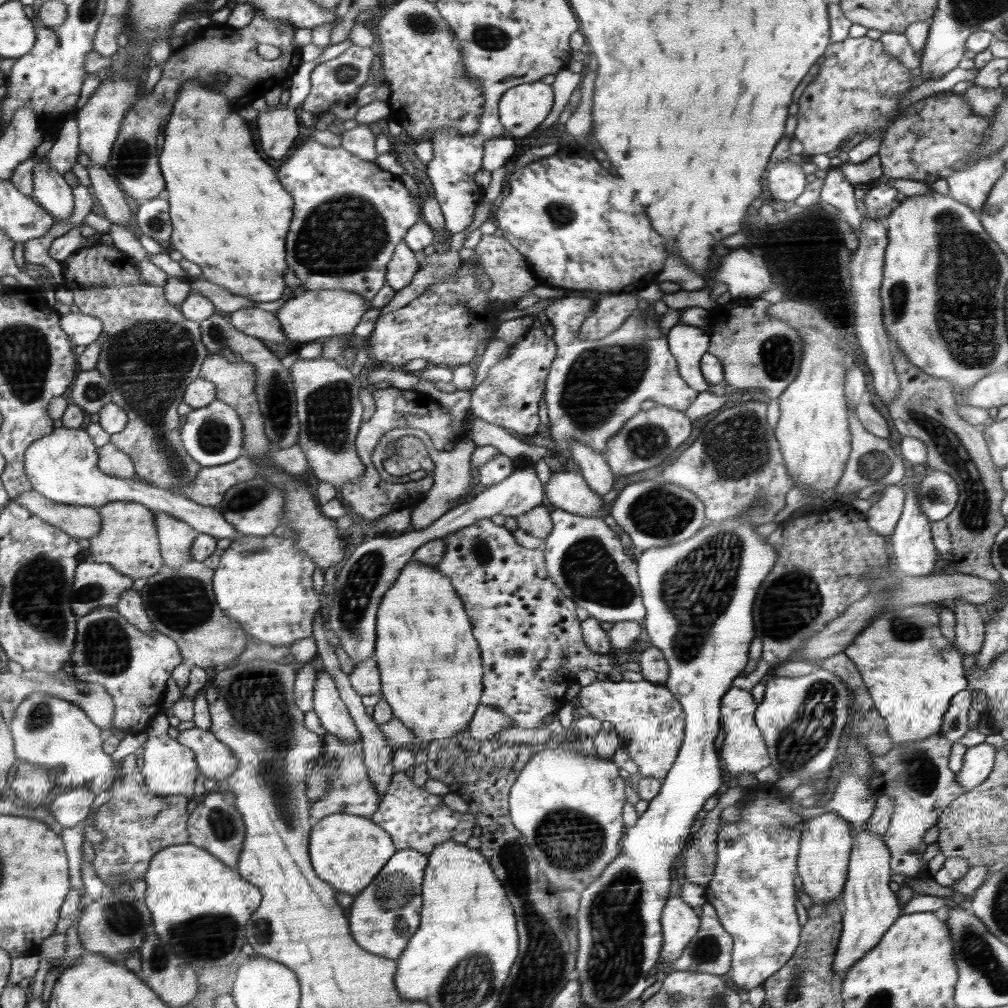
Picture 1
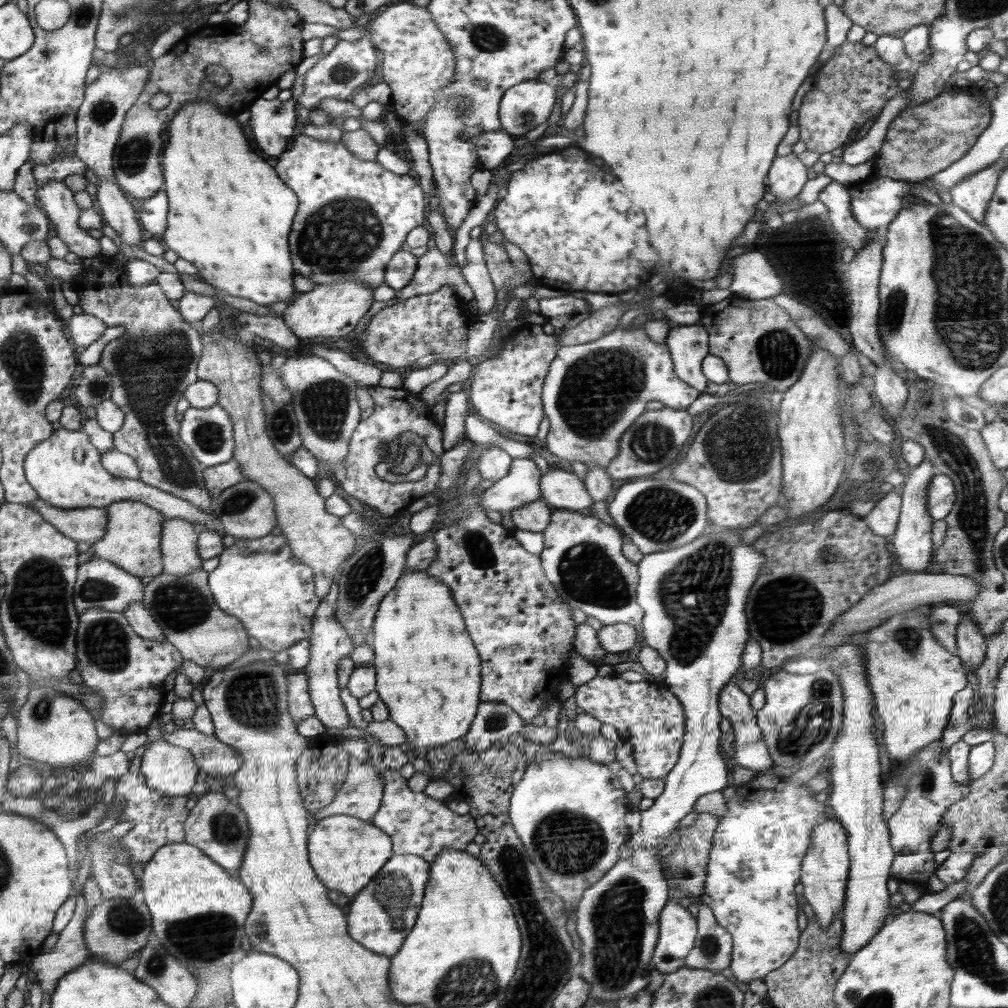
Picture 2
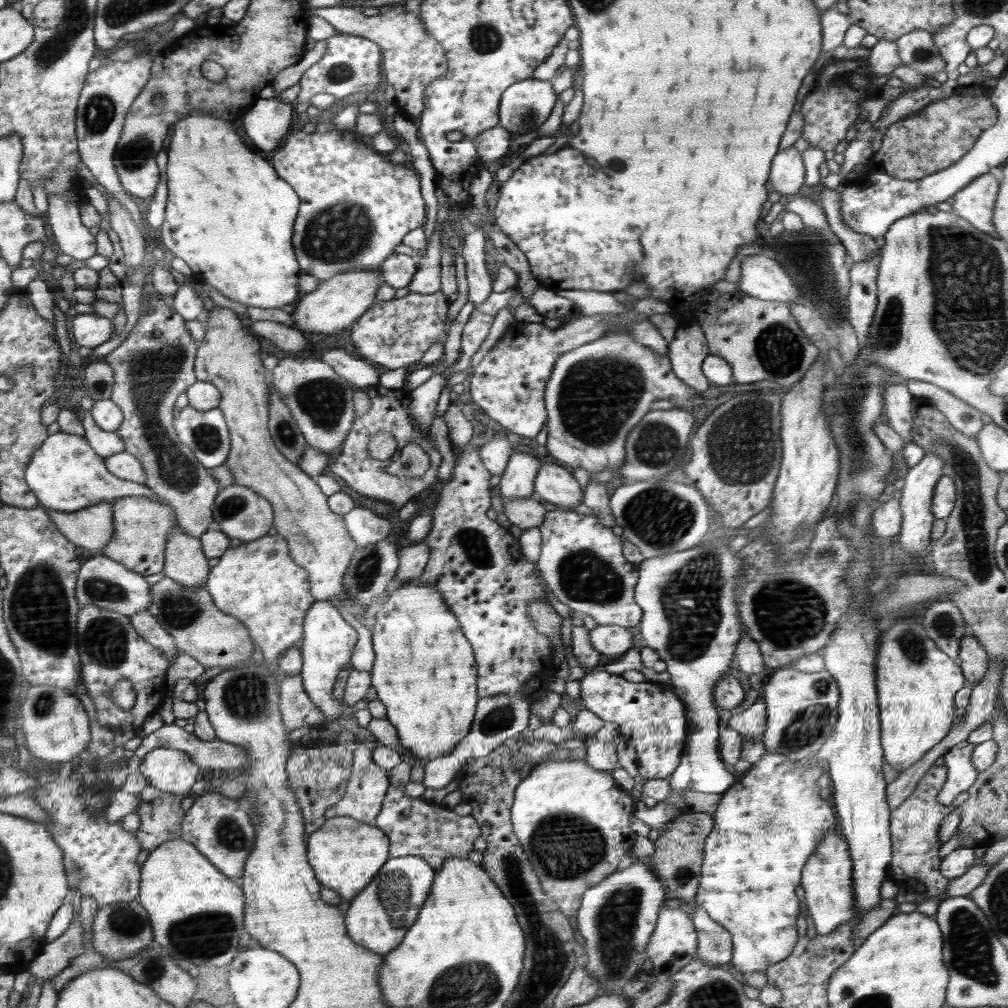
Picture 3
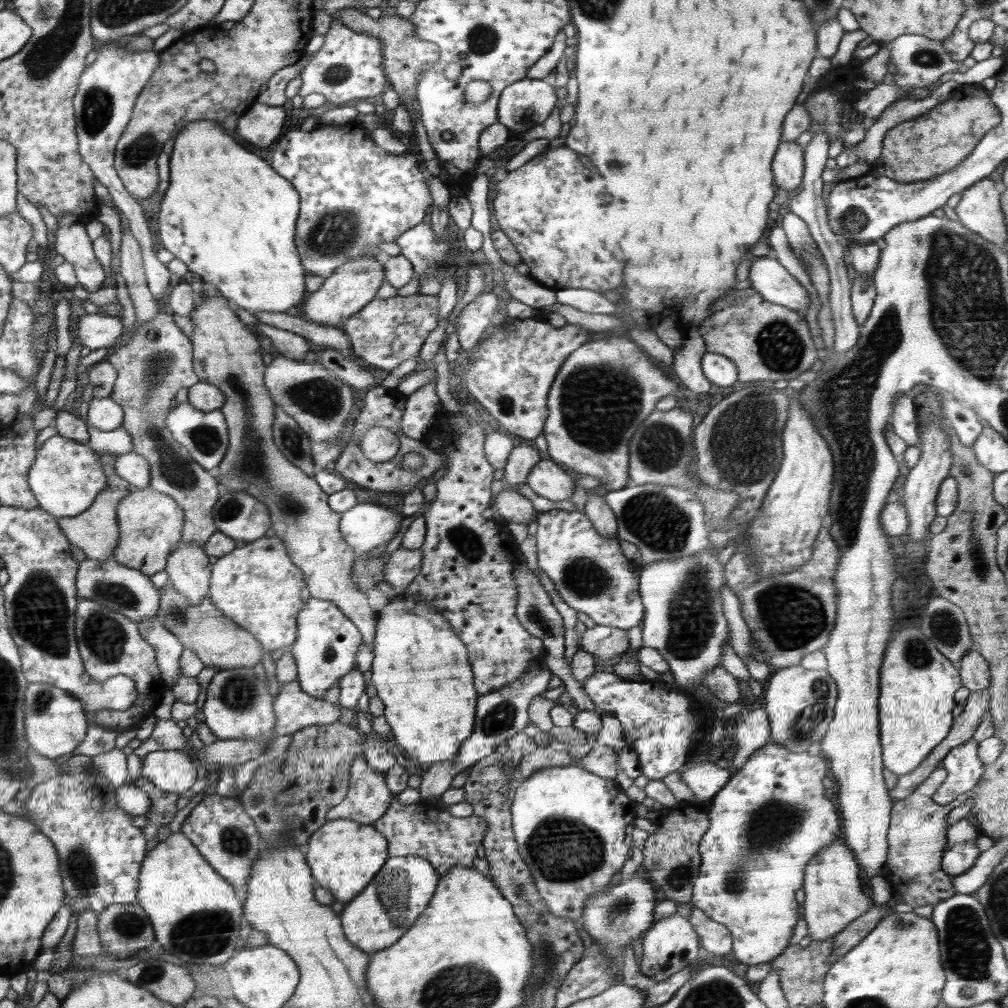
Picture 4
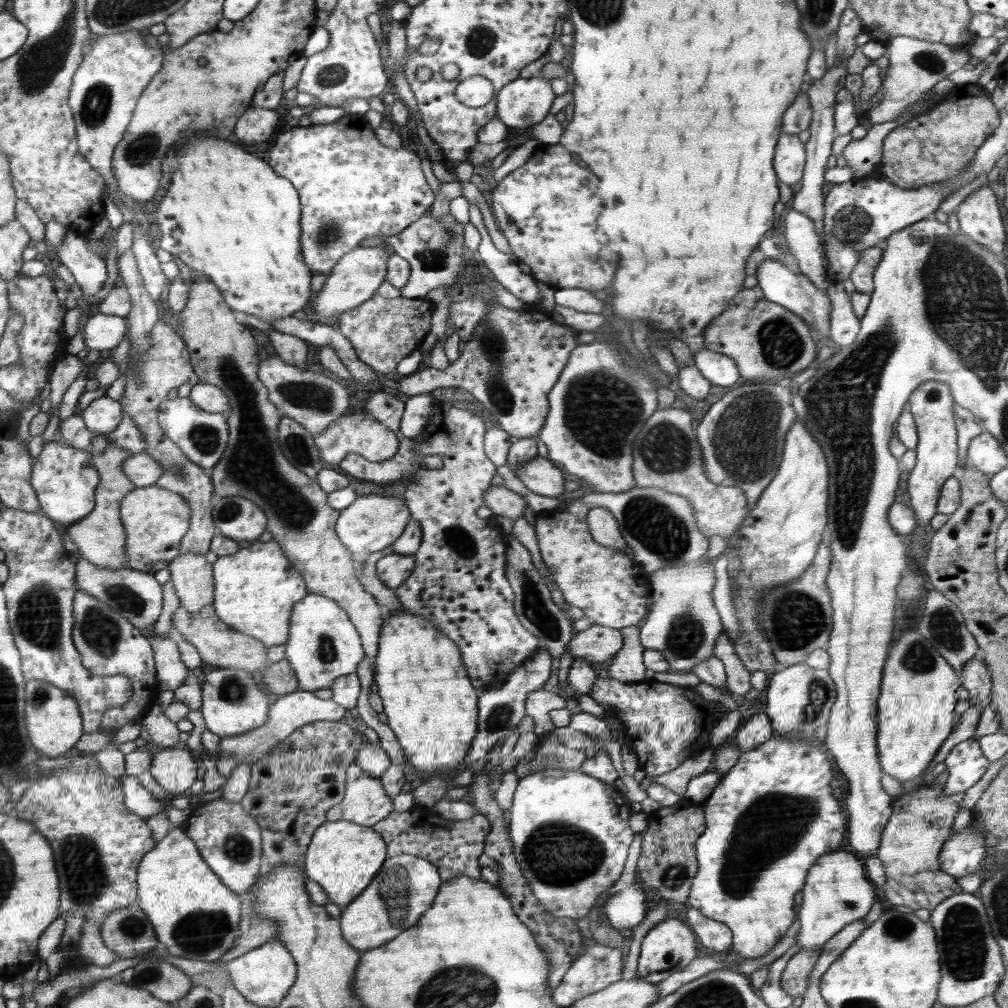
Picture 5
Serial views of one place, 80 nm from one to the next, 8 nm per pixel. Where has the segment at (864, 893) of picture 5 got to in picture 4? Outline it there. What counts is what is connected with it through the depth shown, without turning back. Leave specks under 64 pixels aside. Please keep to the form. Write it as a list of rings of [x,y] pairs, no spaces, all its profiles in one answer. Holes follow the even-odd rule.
[[[840,839],[833,840],[810,859],[804,871],[802,889],[805,892],[807,936],[812,941],[834,937],[872,906],[872,895],[863,890],[860,871],[854,853]]]

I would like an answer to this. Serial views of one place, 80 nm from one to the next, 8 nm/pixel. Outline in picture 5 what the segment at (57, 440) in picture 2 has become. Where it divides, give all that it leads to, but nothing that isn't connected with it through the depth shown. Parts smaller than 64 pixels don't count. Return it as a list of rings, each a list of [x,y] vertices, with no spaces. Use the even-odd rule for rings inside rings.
[[[62,440],[49,441],[43,446],[36,459],[36,476],[32,476],[32,484],[36,484],[36,492],[40,492],[40,504],[52,520],[57,520],[62,527],[68,528],[86,518],[96,507],[95,491],[100,479],[98,469],[94,465],[91,452],[87,449],[74,448]]]

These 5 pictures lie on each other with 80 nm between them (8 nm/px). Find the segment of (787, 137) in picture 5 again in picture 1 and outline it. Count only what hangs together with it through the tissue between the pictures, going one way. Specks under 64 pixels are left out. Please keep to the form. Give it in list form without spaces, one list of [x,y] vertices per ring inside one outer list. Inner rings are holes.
[[[782,160],[770,165],[768,169],[768,188],[773,199],[793,203],[808,184],[801,165]]]

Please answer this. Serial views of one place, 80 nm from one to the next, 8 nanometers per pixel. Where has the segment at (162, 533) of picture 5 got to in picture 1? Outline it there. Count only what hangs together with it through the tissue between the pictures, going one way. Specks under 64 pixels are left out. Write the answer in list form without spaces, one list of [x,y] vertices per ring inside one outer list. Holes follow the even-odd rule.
[[[132,501],[108,503],[98,509],[103,519],[102,530],[89,539],[89,560],[110,564],[133,580],[150,579],[158,575],[164,564],[154,511],[147,505]]]

